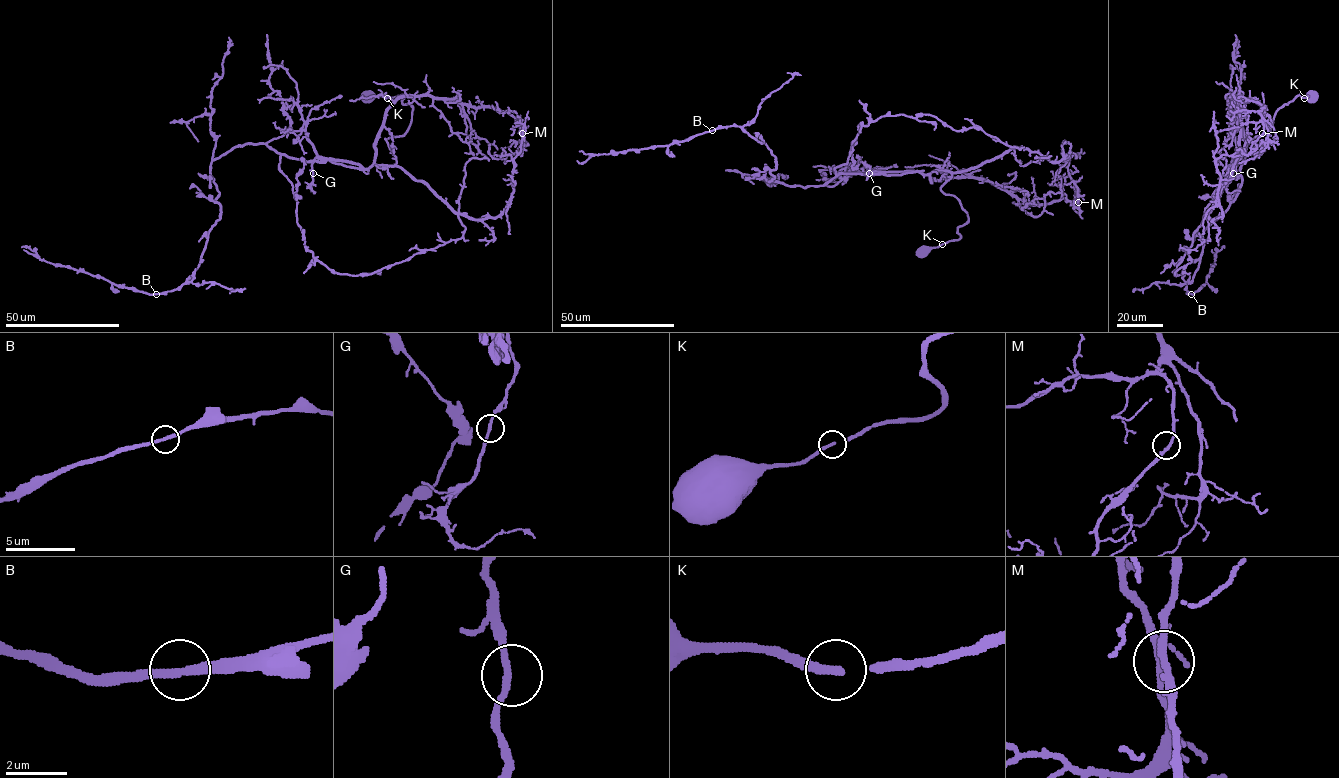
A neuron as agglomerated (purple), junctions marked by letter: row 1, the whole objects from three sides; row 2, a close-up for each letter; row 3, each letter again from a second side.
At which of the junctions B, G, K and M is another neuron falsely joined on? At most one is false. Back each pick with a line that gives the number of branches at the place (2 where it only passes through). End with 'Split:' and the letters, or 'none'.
Split: none

